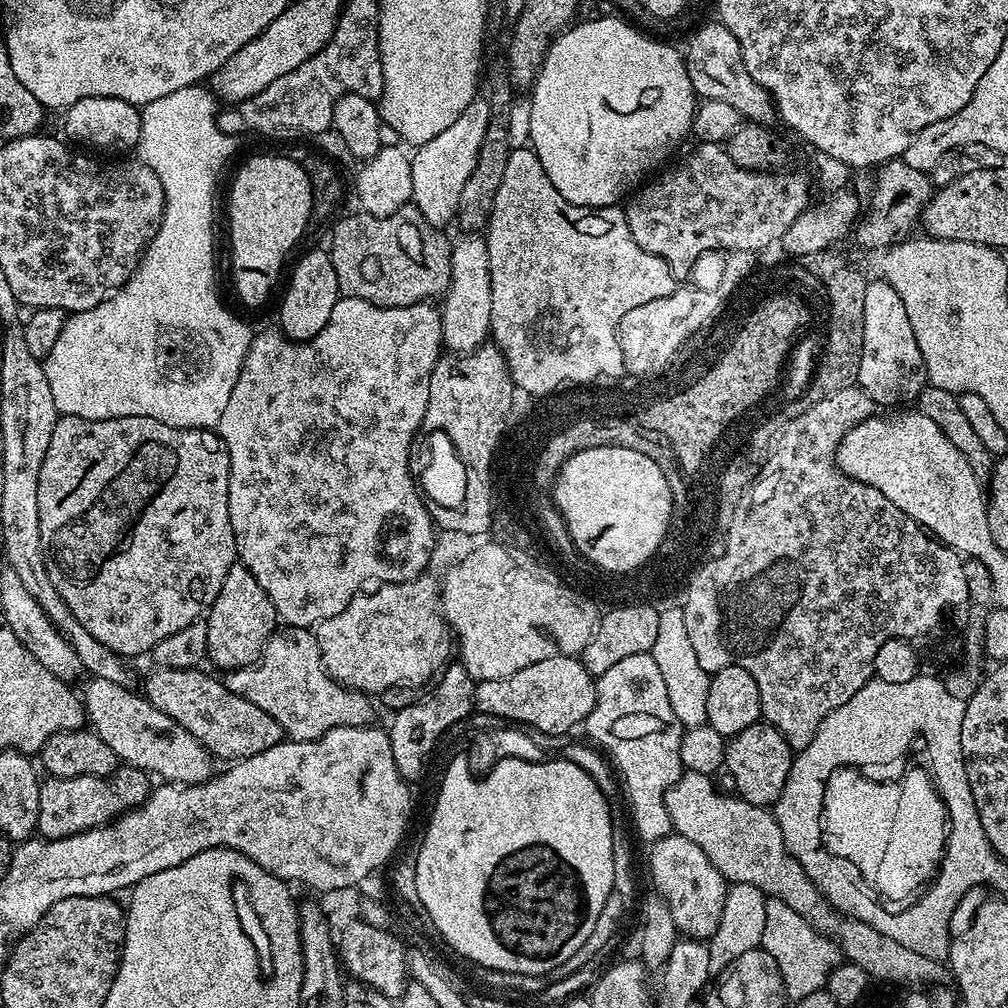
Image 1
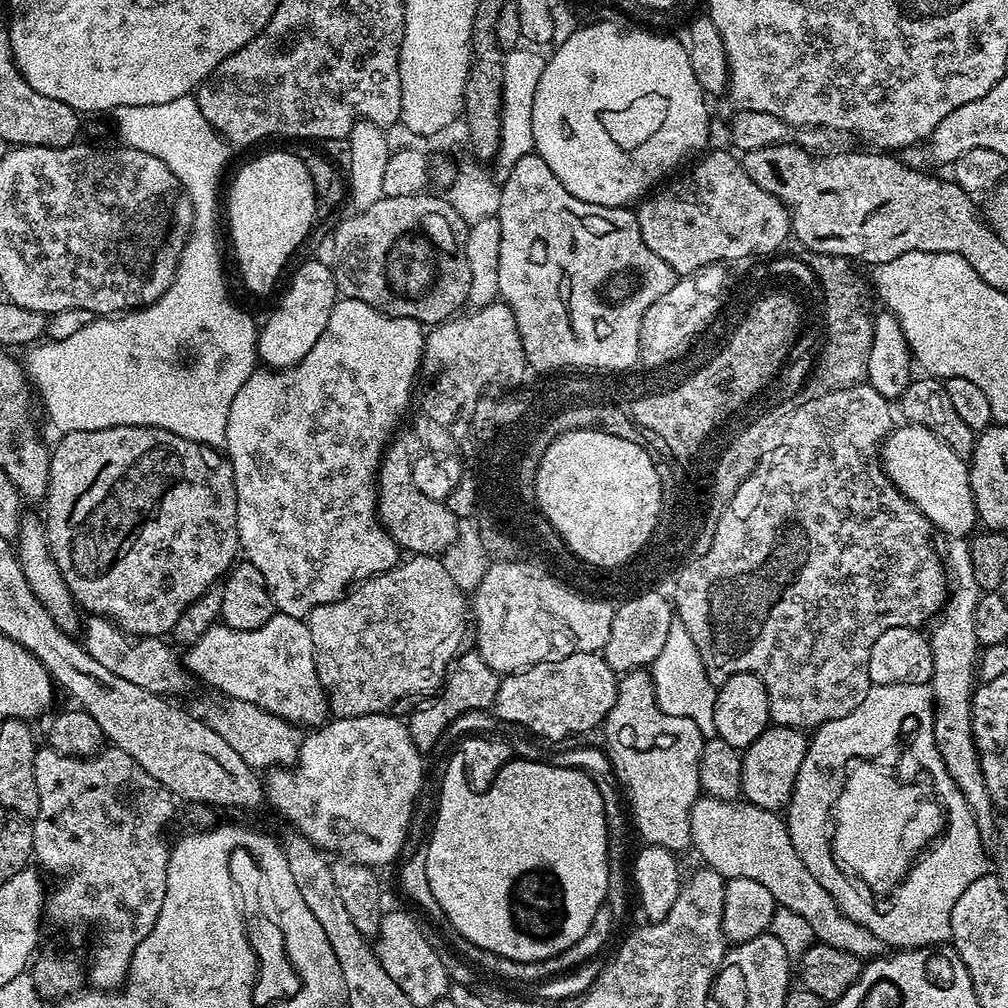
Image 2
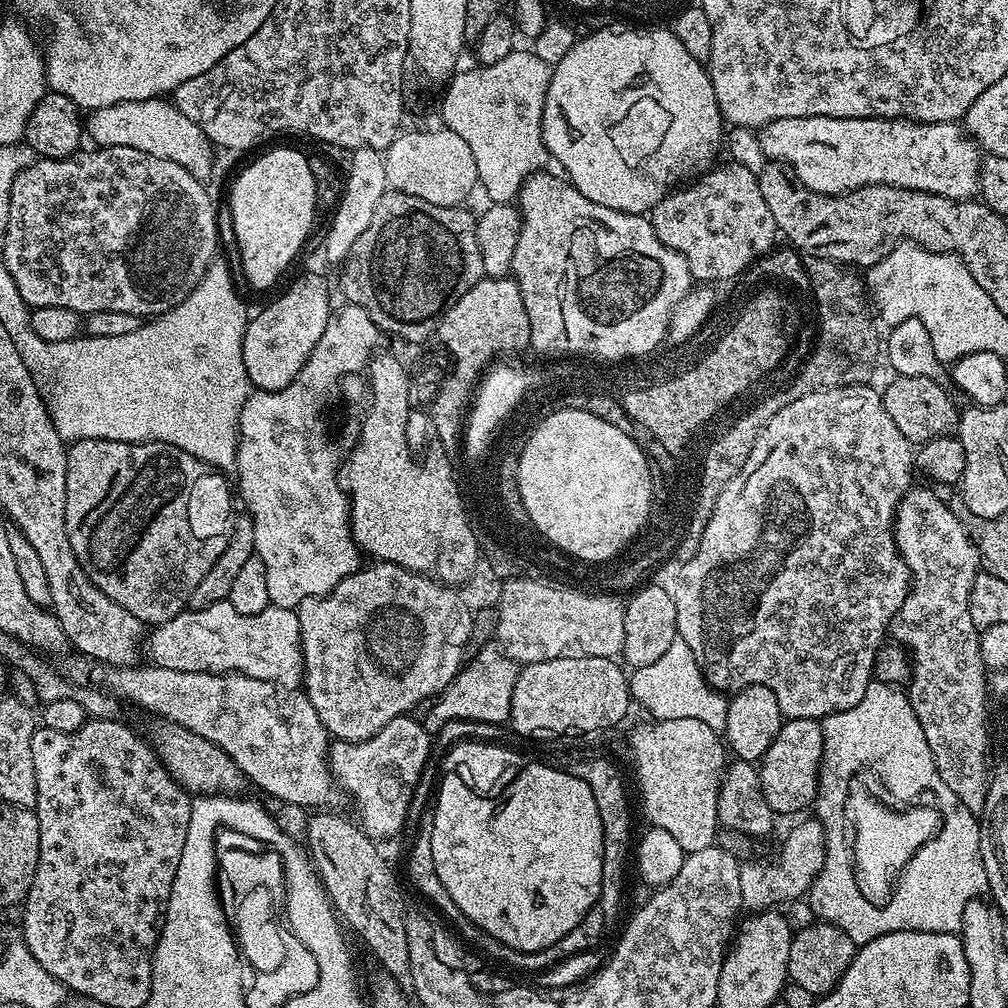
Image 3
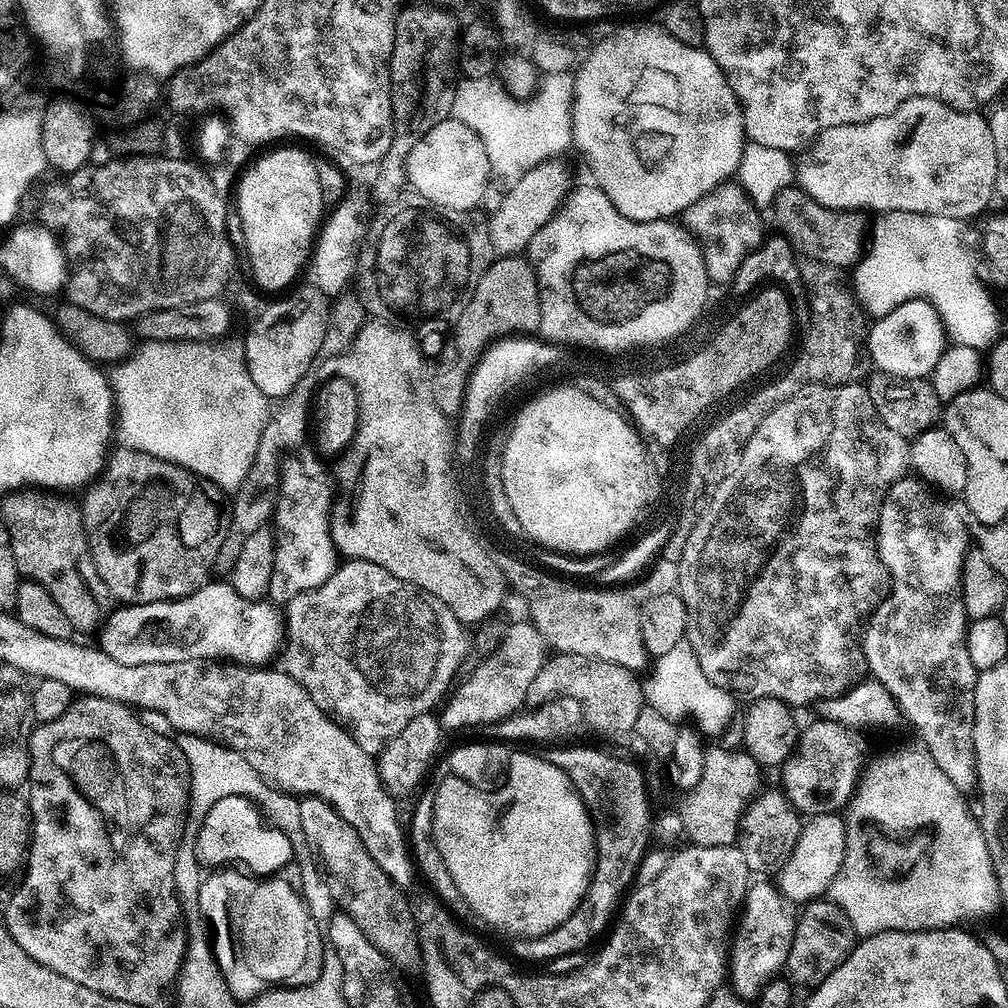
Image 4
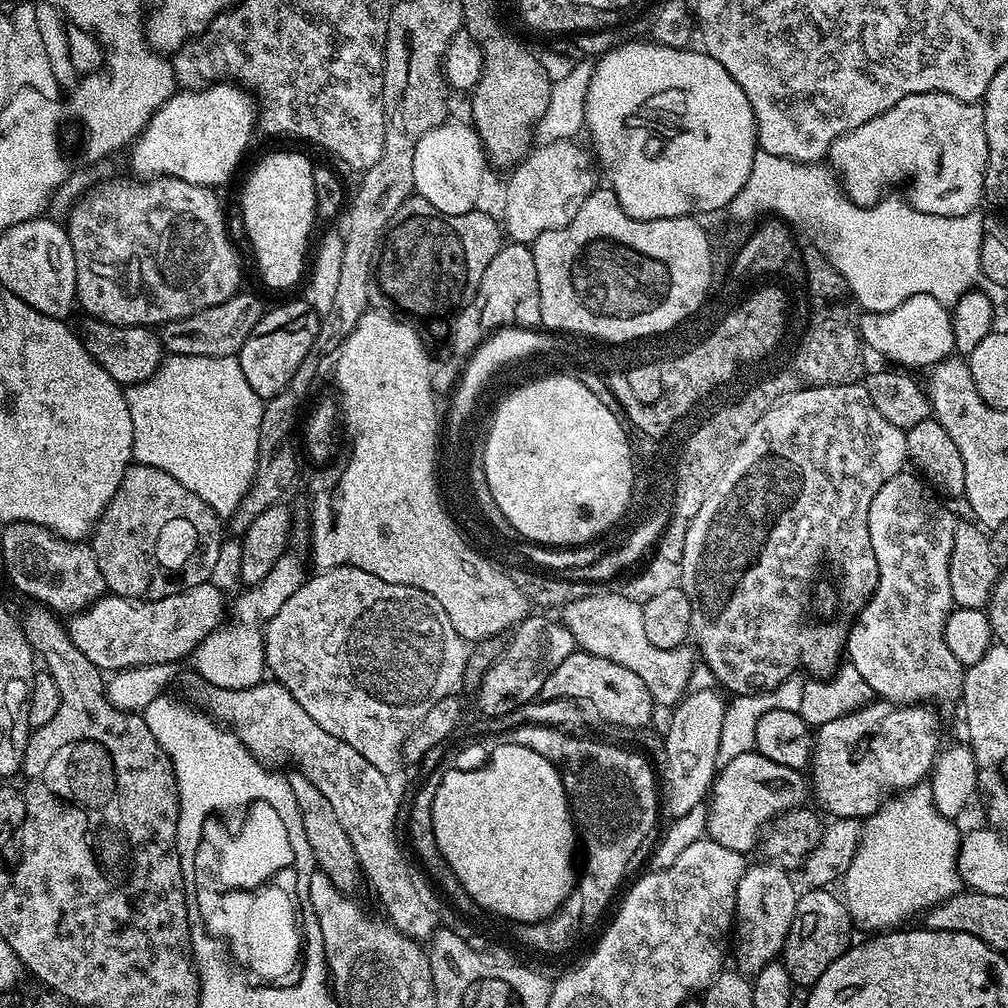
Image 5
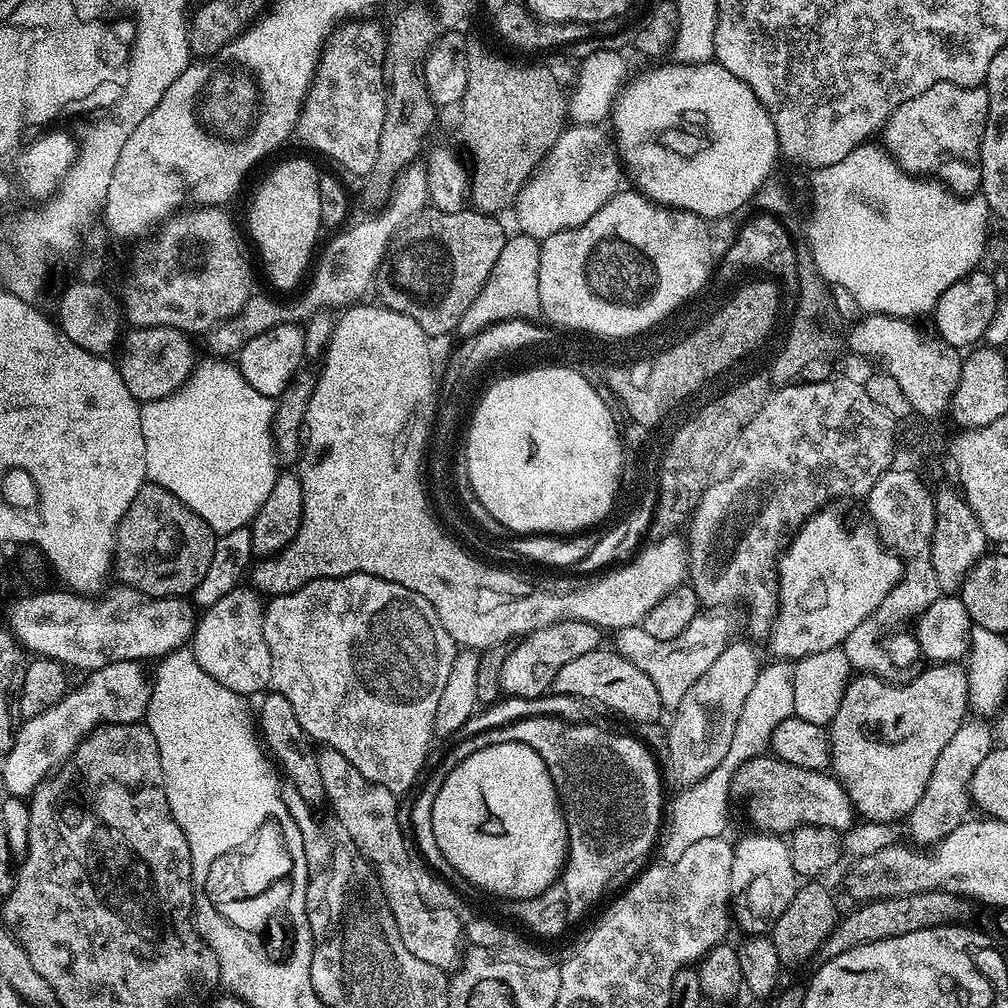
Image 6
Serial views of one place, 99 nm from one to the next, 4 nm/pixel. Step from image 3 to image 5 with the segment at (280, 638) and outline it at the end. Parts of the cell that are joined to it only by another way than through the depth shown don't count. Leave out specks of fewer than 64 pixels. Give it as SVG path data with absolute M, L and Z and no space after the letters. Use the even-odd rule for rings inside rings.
M212 583L199 584L161 600L128 600L124 596L105 594L75 613L67 621L66 627L74 646L78 646L78 650L90 658L95 668L105 673L118 672L121 668L136 668L140 664L170 664L180 662L183 656L184 659L191 657L196 647L205 643L210 633L221 627L226 616L224 598L225 593Z

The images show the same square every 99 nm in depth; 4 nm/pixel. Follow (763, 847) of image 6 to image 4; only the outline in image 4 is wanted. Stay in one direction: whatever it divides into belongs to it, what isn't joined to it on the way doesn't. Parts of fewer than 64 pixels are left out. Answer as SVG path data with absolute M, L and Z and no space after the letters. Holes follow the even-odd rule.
M753 883L744 896L743 905L730 937L727 979L732 980L731 991L747 1002L755 1001L761 990L785 971L790 954L790 942L794 942L794 930L798 919L798 908L778 891L775 885Z

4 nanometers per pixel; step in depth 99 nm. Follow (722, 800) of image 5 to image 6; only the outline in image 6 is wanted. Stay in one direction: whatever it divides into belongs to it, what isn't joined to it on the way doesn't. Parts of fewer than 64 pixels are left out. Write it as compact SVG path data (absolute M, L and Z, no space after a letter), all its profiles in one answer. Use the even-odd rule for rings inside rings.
M771 754L754 757L734 772L731 795L744 800L748 820L756 827L753 829L764 834L788 834L802 824L832 828L842 834L854 823L852 803L835 775L799 768Z

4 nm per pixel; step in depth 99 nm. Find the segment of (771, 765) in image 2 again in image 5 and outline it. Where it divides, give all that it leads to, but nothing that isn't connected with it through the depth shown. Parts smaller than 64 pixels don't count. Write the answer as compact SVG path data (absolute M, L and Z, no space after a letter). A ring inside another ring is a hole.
M876 698L863 708L847 712L842 718L823 721L814 732L810 761L810 792L814 800L816 796L820 803L819 811L829 812L829 817L832 818L867 818L875 814L889 794L900 794L919 785L921 780L931 773L942 744L940 720L931 711L933 709L923 703L892 704Z

